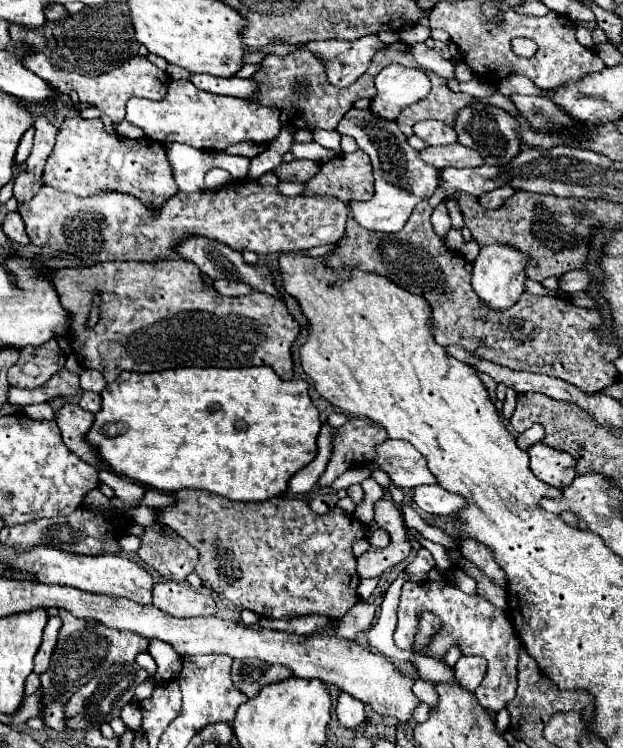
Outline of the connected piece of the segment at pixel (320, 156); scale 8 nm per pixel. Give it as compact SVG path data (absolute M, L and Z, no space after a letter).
M292 143L290 153L298 159L312 159L312 161L330 161L330 157L336 155L334 151L328 151L318 143Z

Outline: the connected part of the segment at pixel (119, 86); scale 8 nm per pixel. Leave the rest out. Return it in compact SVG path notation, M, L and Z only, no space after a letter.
M32 53L26 55L22 59L24 67L28 67L30 71L34 71L38 77L46 79L48 83L52 83L54 87L58 87L62 93L70 95L72 89L78 93L78 99L82 103L90 103L92 107L100 109L104 115L108 115L112 119L112 123L120 123L124 119L124 111L126 111L126 101L132 97L144 97L144 99L164 99L168 85L170 85L170 77L166 71L160 71L156 65L152 65L146 57L134 55L128 61L124 61L120 67L102 73L98 77L84 77L78 73L66 73L60 71L56 67L50 65L48 57L44 53Z

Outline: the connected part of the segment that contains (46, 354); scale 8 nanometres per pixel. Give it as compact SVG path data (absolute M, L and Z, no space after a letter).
M56 339L46 341L42 347L24 347L22 359L8 369L8 383L22 389L36 389L44 385L58 369L64 367L66 355Z

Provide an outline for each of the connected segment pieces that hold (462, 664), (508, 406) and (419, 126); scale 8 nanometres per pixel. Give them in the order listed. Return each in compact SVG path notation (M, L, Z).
M460 657L458 663L454 665L456 681L468 691L474 691L480 685L484 673L486 673L486 667L482 657Z
M508 389L506 391L506 399L504 399L504 405L502 405L502 417L510 419L510 415L516 409L516 397L518 397L518 393L514 389Z
M418 121L414 125L414 135L428 145L444 145L456 141L456 131L442 121Z

